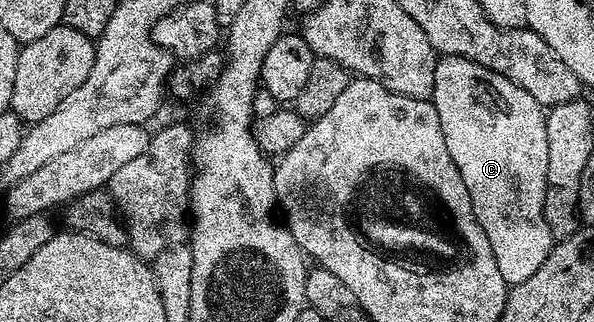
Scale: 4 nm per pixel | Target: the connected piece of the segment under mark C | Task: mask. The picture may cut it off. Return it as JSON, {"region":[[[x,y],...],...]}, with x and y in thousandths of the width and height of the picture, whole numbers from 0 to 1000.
{"region":[[[737,177],[734,245],[727,304],[734,357],[741,357],[741,394],[747,407],[747,444],[761,506],[788,581],[795,618],[795,655],[822,730],[822,758],[828,764],[828,792],[835,792],[835,829],[848,854],[854,888],[882,879],[902,854],[909,817],[923,804],[936,742],[926,727],[923,693],[916,680],[916,593],[923,568],[923,407],[919,404],[921,342],[889,283],[869,270],[848,233],[815,208],[786,177]]]}

